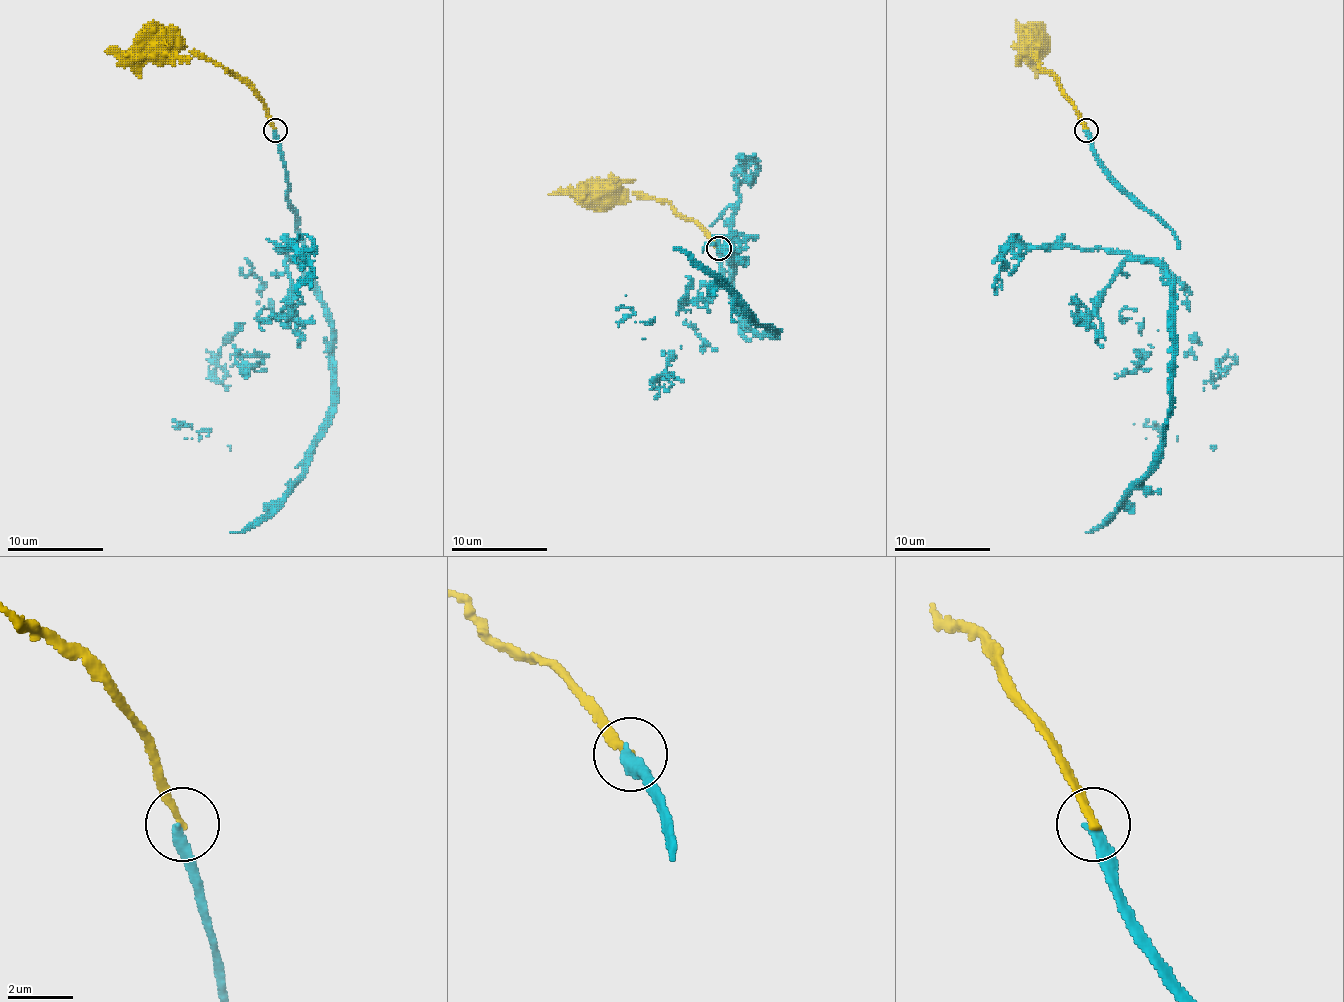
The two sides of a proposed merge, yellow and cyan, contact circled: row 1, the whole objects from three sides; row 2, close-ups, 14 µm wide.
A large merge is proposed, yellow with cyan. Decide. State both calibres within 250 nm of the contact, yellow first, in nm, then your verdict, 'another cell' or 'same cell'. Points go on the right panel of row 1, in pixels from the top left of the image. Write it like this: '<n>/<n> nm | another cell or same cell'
240/360 nm | another cell

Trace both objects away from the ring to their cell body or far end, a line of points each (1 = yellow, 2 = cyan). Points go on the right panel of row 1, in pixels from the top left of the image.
1: (1086, 130), (1074, 102), (1033, 56), (1033, 46), (1042, 37), (1035, 39)
2: (1086, 130), (1177, 248), (1124, 263), (1100, 304), (1211, 371), (1160, 431), (1148, 419)

